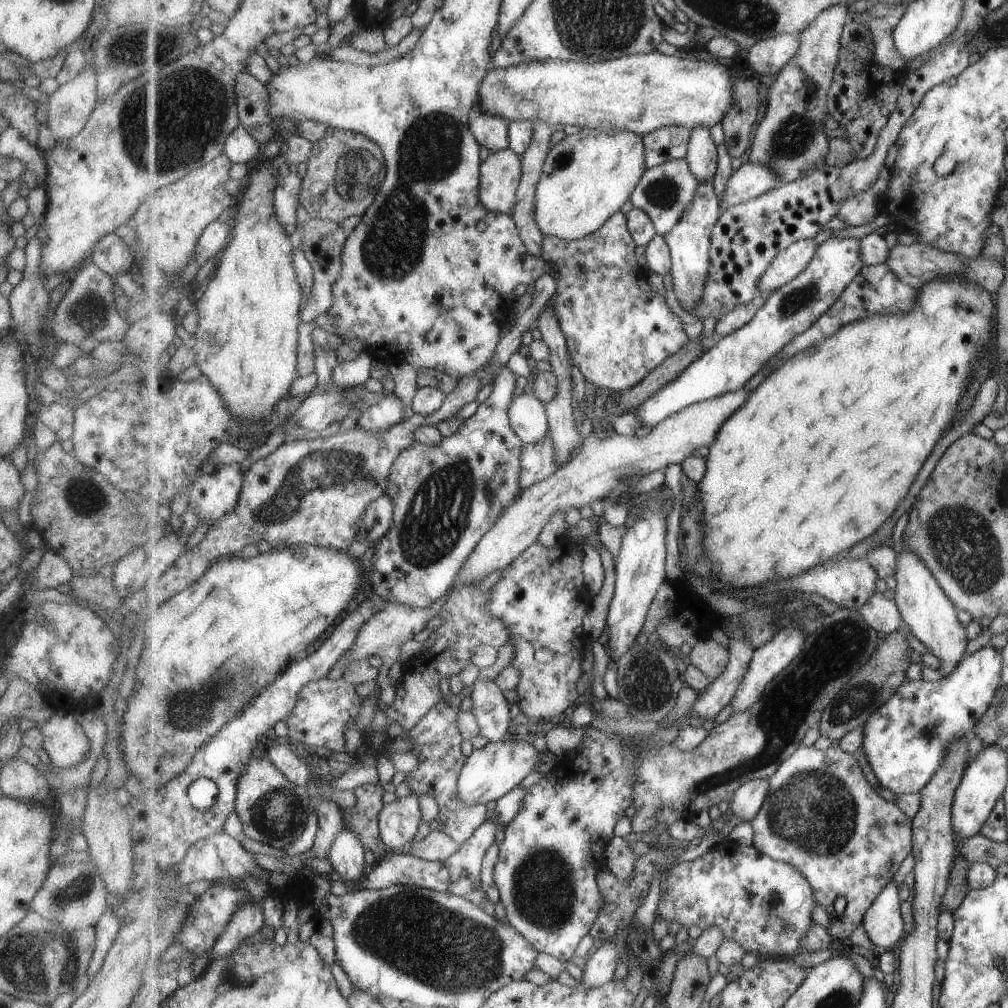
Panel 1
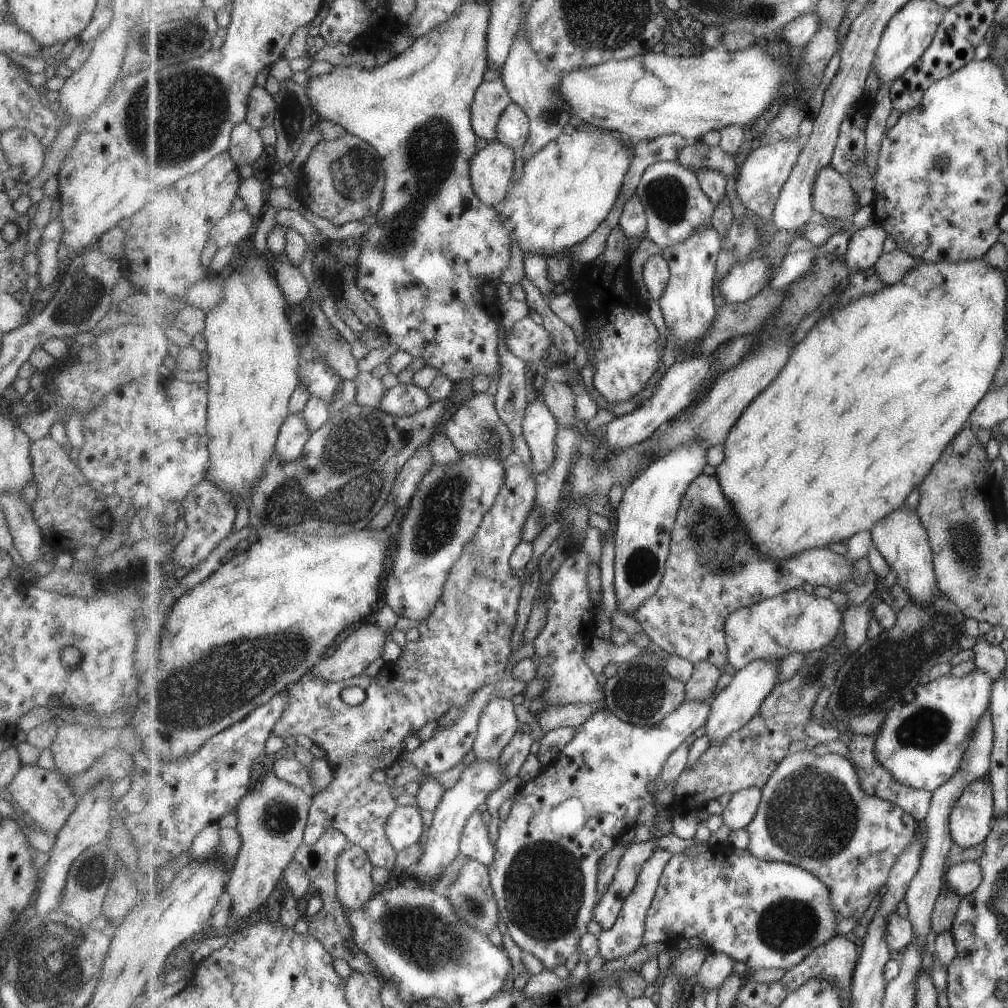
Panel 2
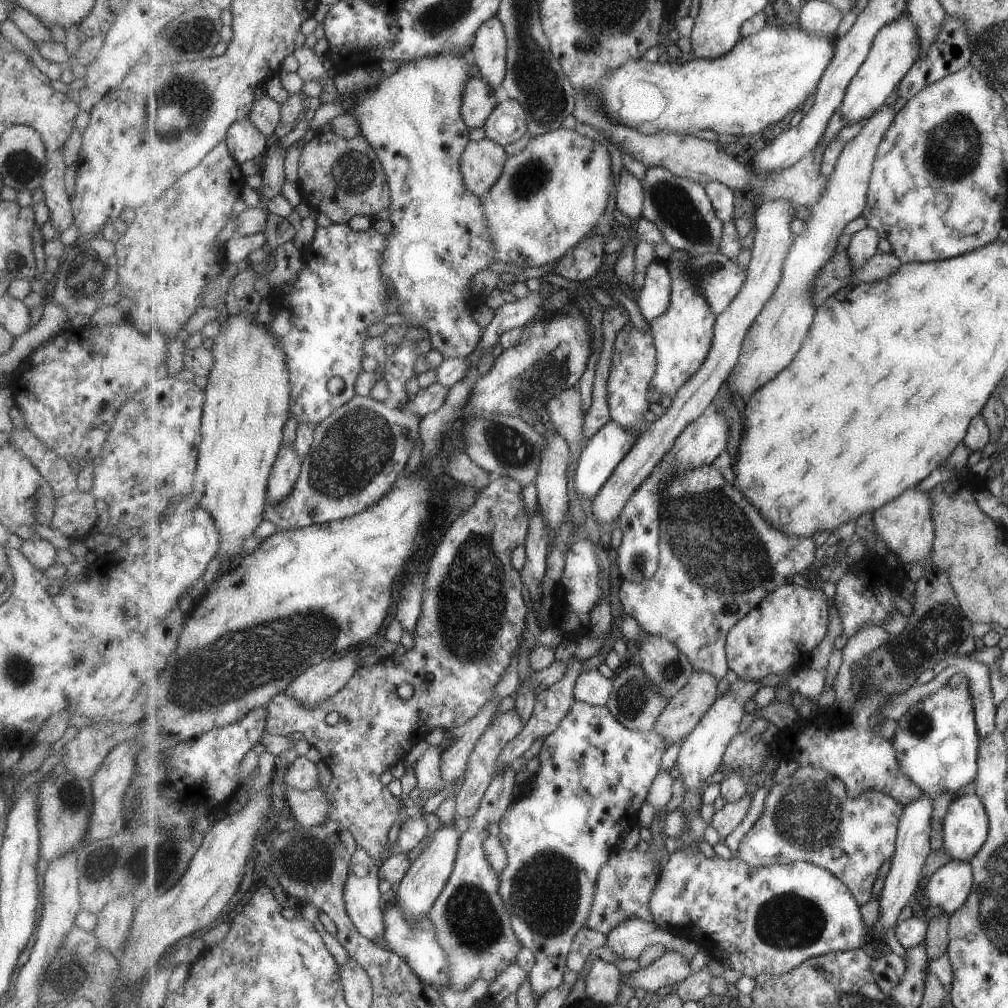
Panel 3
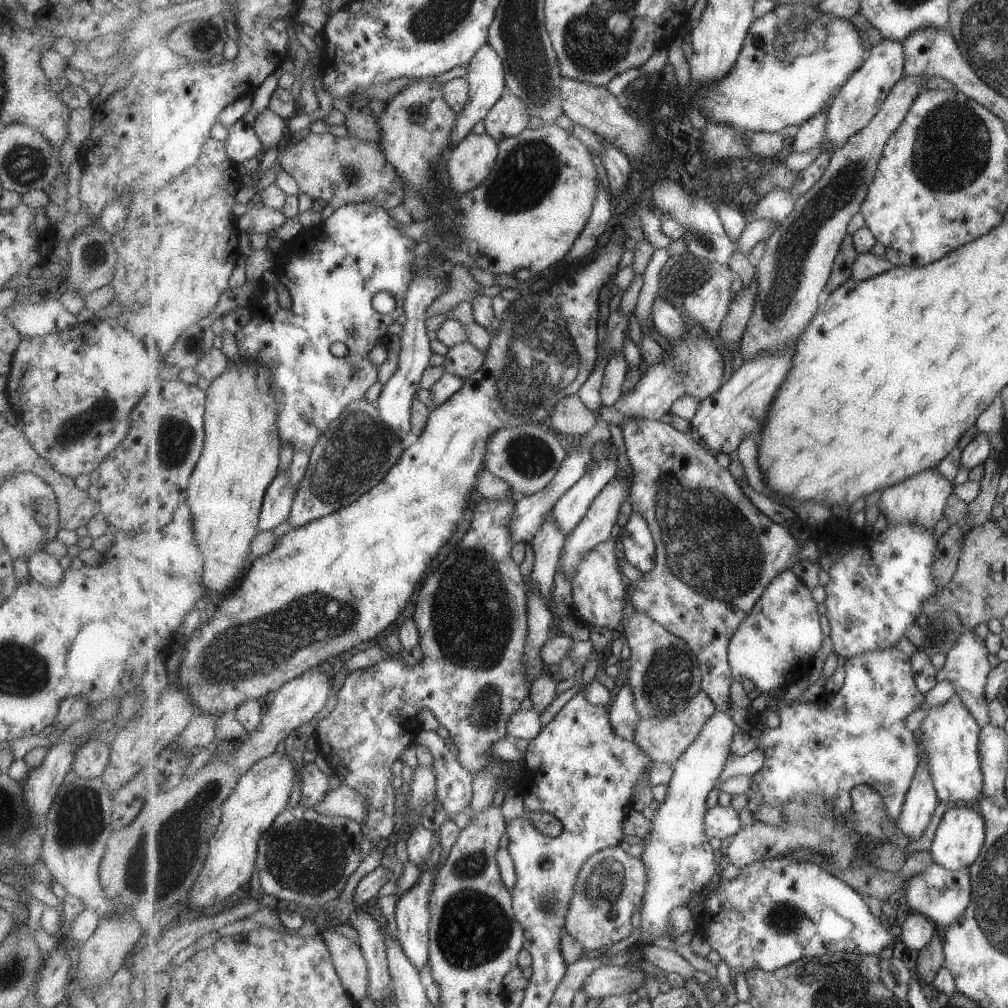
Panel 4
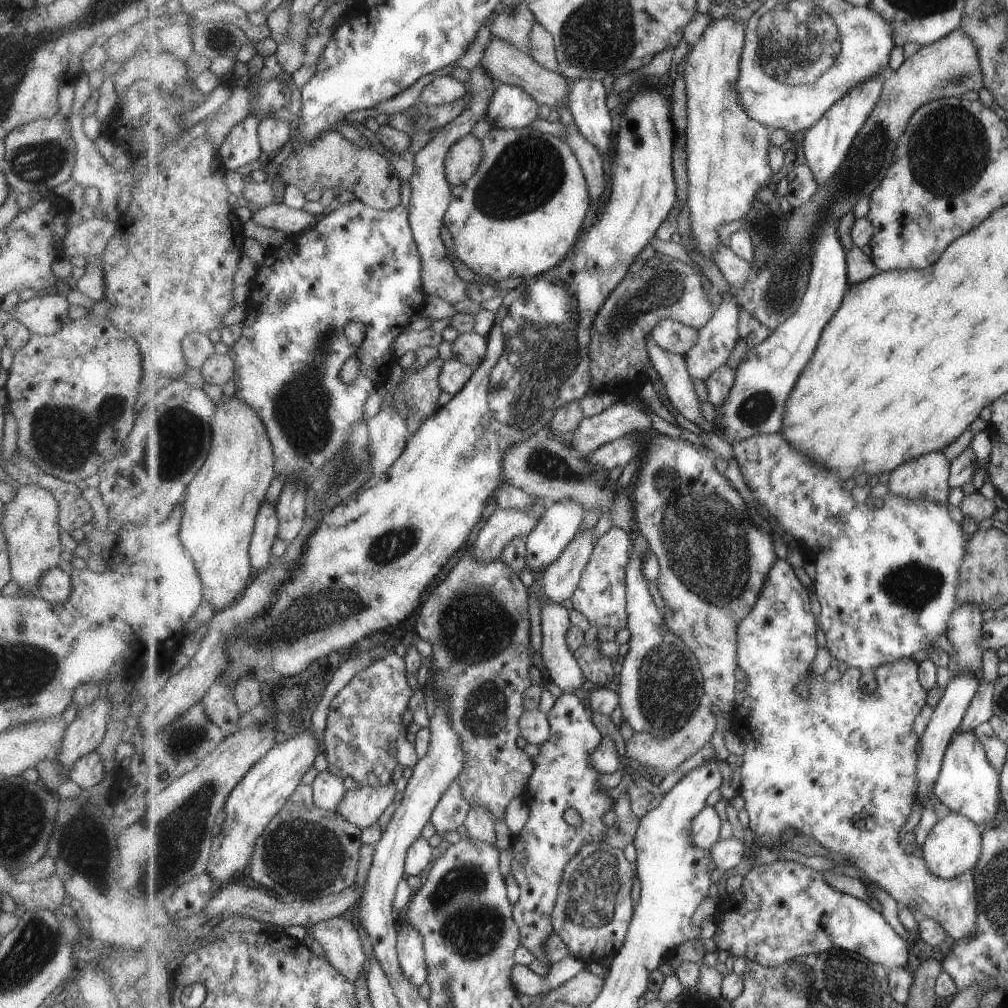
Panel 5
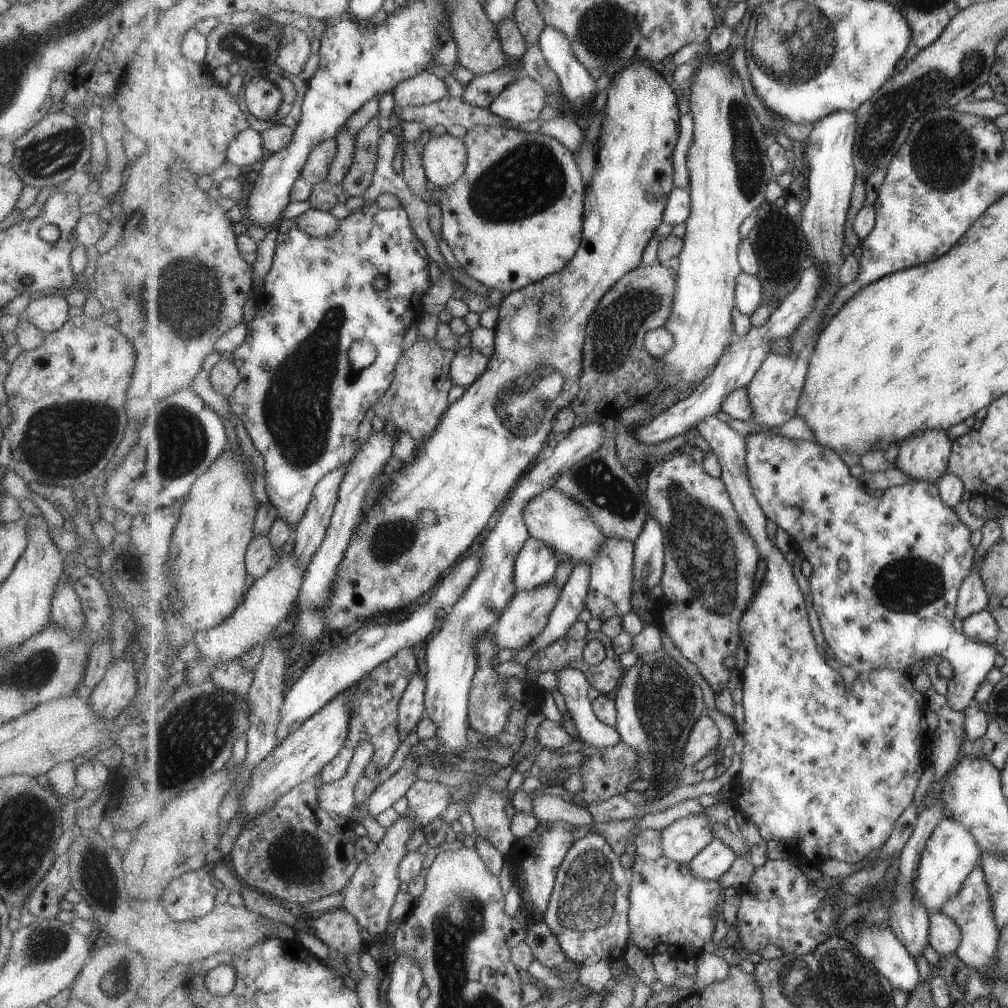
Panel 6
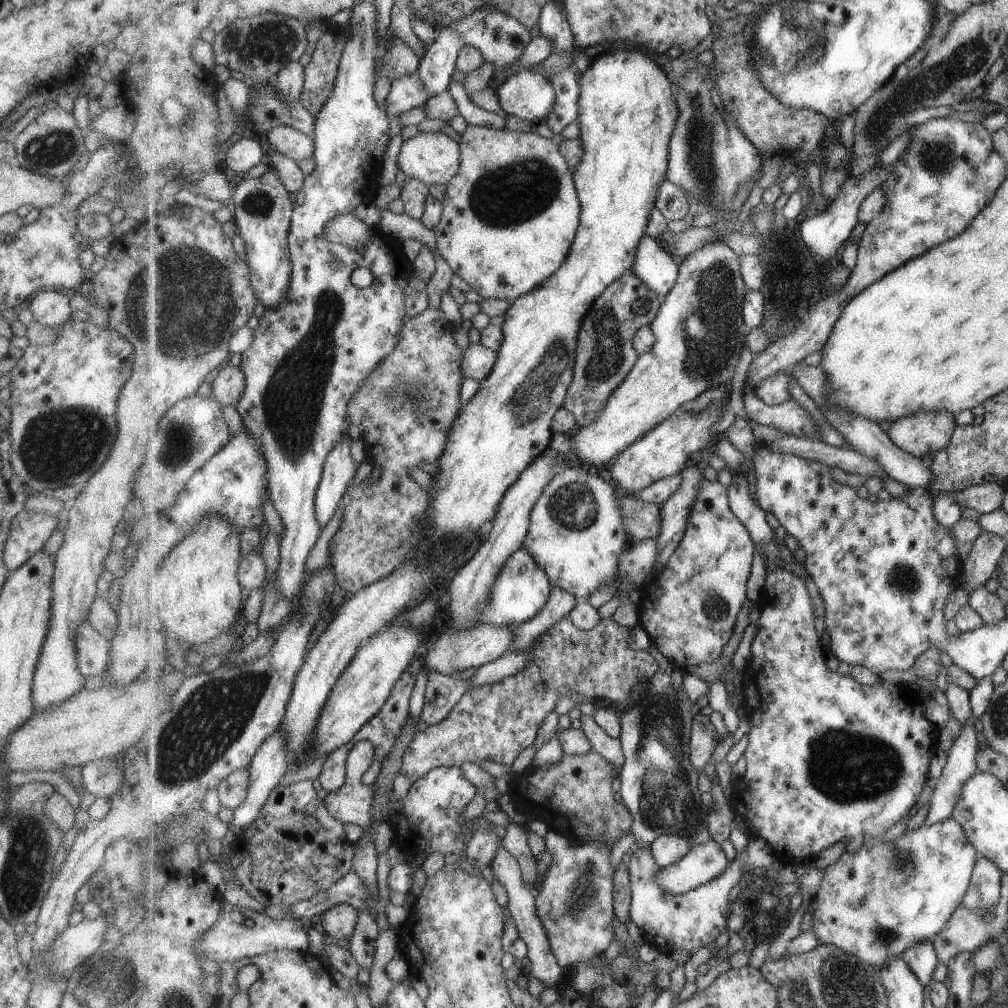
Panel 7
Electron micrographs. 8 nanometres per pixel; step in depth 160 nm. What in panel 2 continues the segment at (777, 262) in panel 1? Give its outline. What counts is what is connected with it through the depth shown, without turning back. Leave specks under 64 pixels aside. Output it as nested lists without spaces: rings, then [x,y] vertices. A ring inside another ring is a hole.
[[[765,260],[734,262],[727,274],[717,282],[720,296],[726,303],[745,303],[770,285],[771,268]]]

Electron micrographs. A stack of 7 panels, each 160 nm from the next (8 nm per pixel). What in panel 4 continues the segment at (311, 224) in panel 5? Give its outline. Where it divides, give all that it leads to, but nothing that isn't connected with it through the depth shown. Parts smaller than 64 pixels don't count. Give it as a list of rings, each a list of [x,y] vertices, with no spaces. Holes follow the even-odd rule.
[[[256,204],[238,219],[237,227],[246,234],[272,233],[287,222],[284,212],[272,209],[265,204]]]

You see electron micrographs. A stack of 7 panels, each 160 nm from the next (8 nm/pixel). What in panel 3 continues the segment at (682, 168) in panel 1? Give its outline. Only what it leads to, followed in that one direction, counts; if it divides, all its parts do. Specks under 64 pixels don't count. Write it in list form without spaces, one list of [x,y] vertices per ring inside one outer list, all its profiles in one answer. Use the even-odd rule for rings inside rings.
[[[664,166],[649,168],[642,185],[645,191],[644,216],[658,225],[665,242],[674,249],[685,250],[697,256],[719,252],[724,222],[717,216],[716,208],[704,185],[675,176]]]

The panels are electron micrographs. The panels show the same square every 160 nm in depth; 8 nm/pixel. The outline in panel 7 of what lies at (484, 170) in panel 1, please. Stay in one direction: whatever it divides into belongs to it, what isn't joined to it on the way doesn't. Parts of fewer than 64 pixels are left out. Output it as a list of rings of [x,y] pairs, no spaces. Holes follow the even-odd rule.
[[[419,132],[403,141],[400,148],[397,164],[406,178],[417,178],[429,187],[432,184],[448,185],[460,170],[462,163],[462,149],[451,136],[443,132]]]

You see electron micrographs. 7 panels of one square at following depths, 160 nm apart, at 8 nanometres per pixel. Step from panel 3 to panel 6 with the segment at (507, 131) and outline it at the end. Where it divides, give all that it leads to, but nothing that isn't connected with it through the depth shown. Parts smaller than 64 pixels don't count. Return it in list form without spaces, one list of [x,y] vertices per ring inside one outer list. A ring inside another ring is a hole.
[[[525,75],[509,84],[490,105],[490,110],[517,123],[536,122],[547,104],[547,96],[539,82]]]

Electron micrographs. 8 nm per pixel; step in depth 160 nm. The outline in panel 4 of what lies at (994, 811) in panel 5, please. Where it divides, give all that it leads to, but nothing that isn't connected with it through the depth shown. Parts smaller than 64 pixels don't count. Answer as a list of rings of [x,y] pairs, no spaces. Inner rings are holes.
[[[957,697],[928,709],[924,723],[915,732],[920,756],[921,751],[928,755],[938,797],[949,806],[958,802],[977,804],[981,798],[982,767],[978,753],[980,733],[981,726]]]

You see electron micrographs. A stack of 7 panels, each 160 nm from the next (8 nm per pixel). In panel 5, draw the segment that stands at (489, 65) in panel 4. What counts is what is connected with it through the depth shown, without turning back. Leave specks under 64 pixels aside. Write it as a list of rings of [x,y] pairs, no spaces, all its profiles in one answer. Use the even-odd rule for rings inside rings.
[[[477,64],[471,71],[467,82],[469,104],[467,108],[443,126],[438,133],[414,156],[414,173],[412,174],[409,184],[412,189],[412,199],[408,206],[410,211],[411,227],[422,256],[422,281],[424,291],[431,296],[441,297],[449,302],[459,302],[467,298],[467,284],[461,280],[457,274],[453,262],[449,260],[445,242],[441,238],[441,228],[443,228],[444,219],[447,215],[452,196],[452,186],[447,182],[445,176],[445,158],[449,154],[449,148],[461,138],[467,136],[473,130],[473,126],[485,118],[488,114],[489,102],[495,94],[493,78],[487,74],[487,70],[480,64]]]

